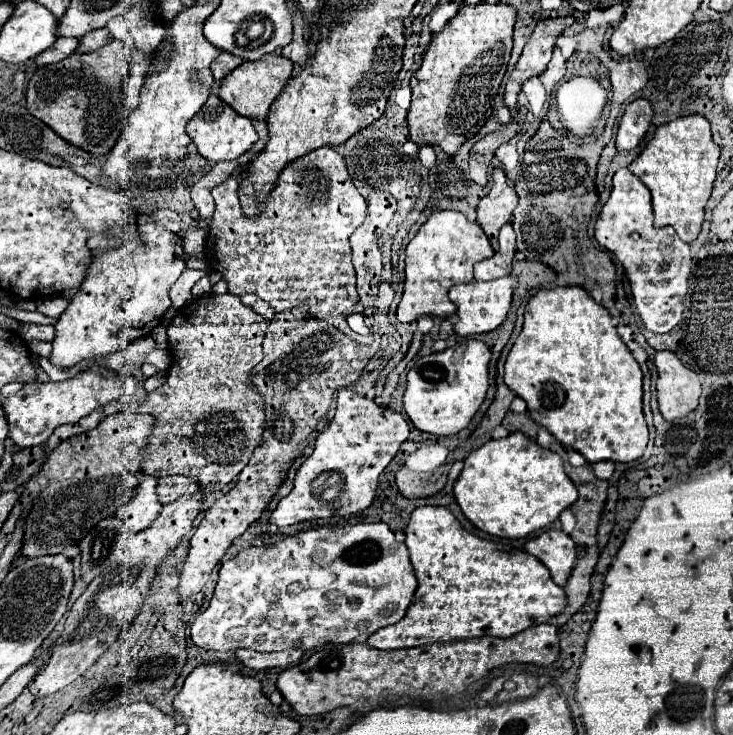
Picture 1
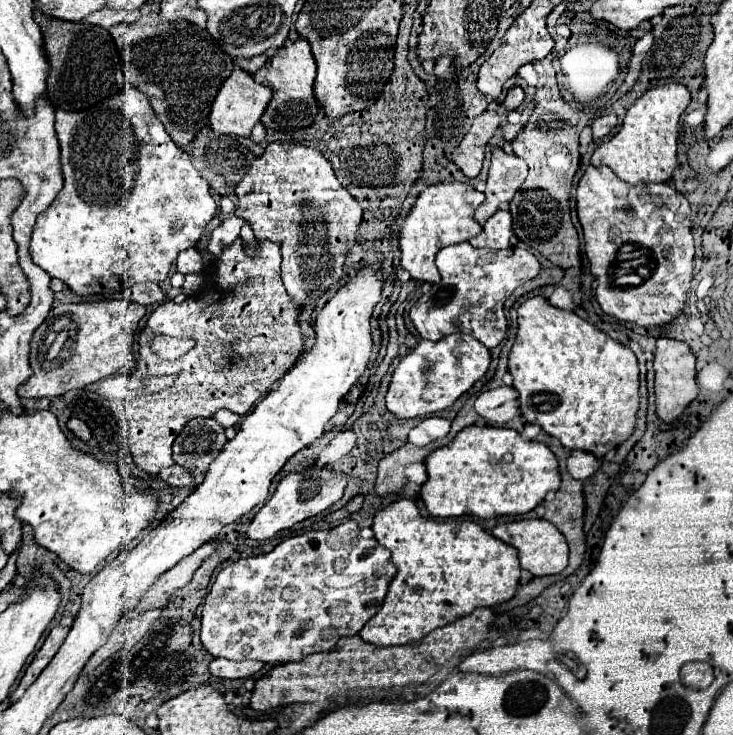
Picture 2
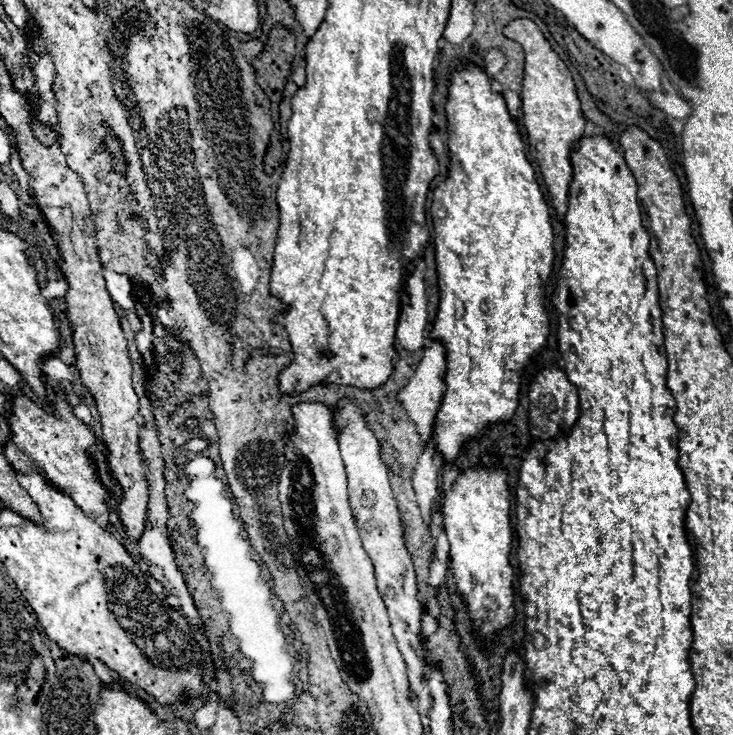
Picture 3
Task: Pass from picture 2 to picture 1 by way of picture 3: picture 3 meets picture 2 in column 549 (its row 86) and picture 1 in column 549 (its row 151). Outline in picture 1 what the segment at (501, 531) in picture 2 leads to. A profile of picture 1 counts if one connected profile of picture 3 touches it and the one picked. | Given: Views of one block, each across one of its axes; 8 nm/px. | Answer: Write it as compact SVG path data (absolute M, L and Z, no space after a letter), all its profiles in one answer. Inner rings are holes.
M546 530L536 538L526 542L526 552L536 556L552 574L552 580L558 586L564 586L574 564L576 564L576 546L574 540L562 530Z

